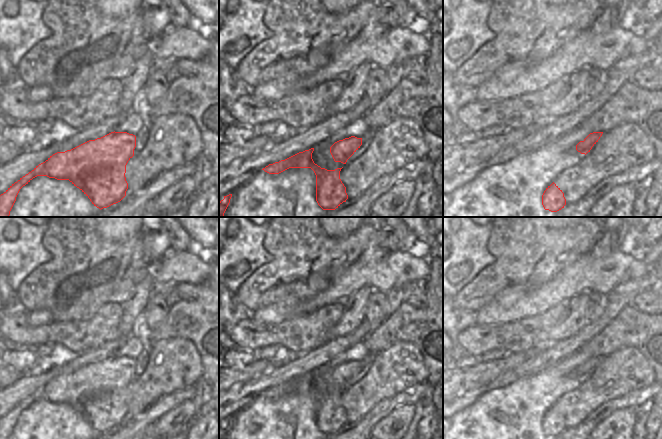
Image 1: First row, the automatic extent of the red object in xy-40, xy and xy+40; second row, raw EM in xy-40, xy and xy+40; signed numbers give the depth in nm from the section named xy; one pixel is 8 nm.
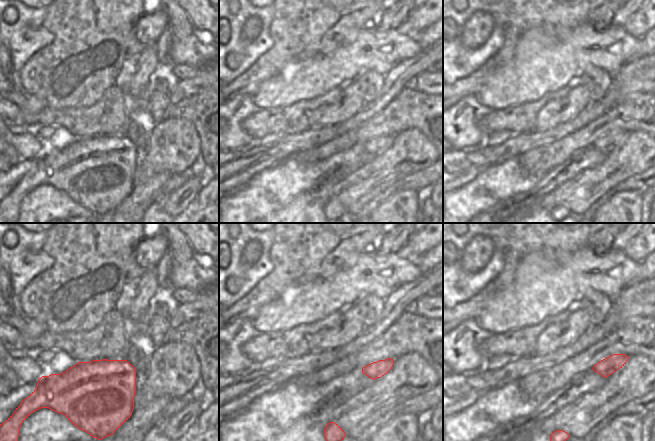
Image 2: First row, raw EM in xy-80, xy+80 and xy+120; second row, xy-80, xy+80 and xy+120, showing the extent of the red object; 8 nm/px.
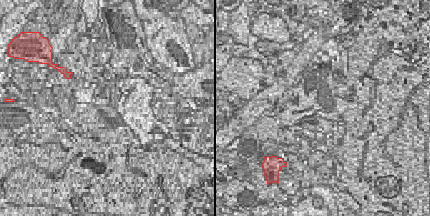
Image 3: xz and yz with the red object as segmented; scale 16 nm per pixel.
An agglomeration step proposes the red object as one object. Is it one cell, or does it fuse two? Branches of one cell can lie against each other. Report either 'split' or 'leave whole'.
leave whole

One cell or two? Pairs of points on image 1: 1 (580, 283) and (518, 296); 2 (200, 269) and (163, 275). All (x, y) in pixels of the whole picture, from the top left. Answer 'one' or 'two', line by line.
1: one
2: one

